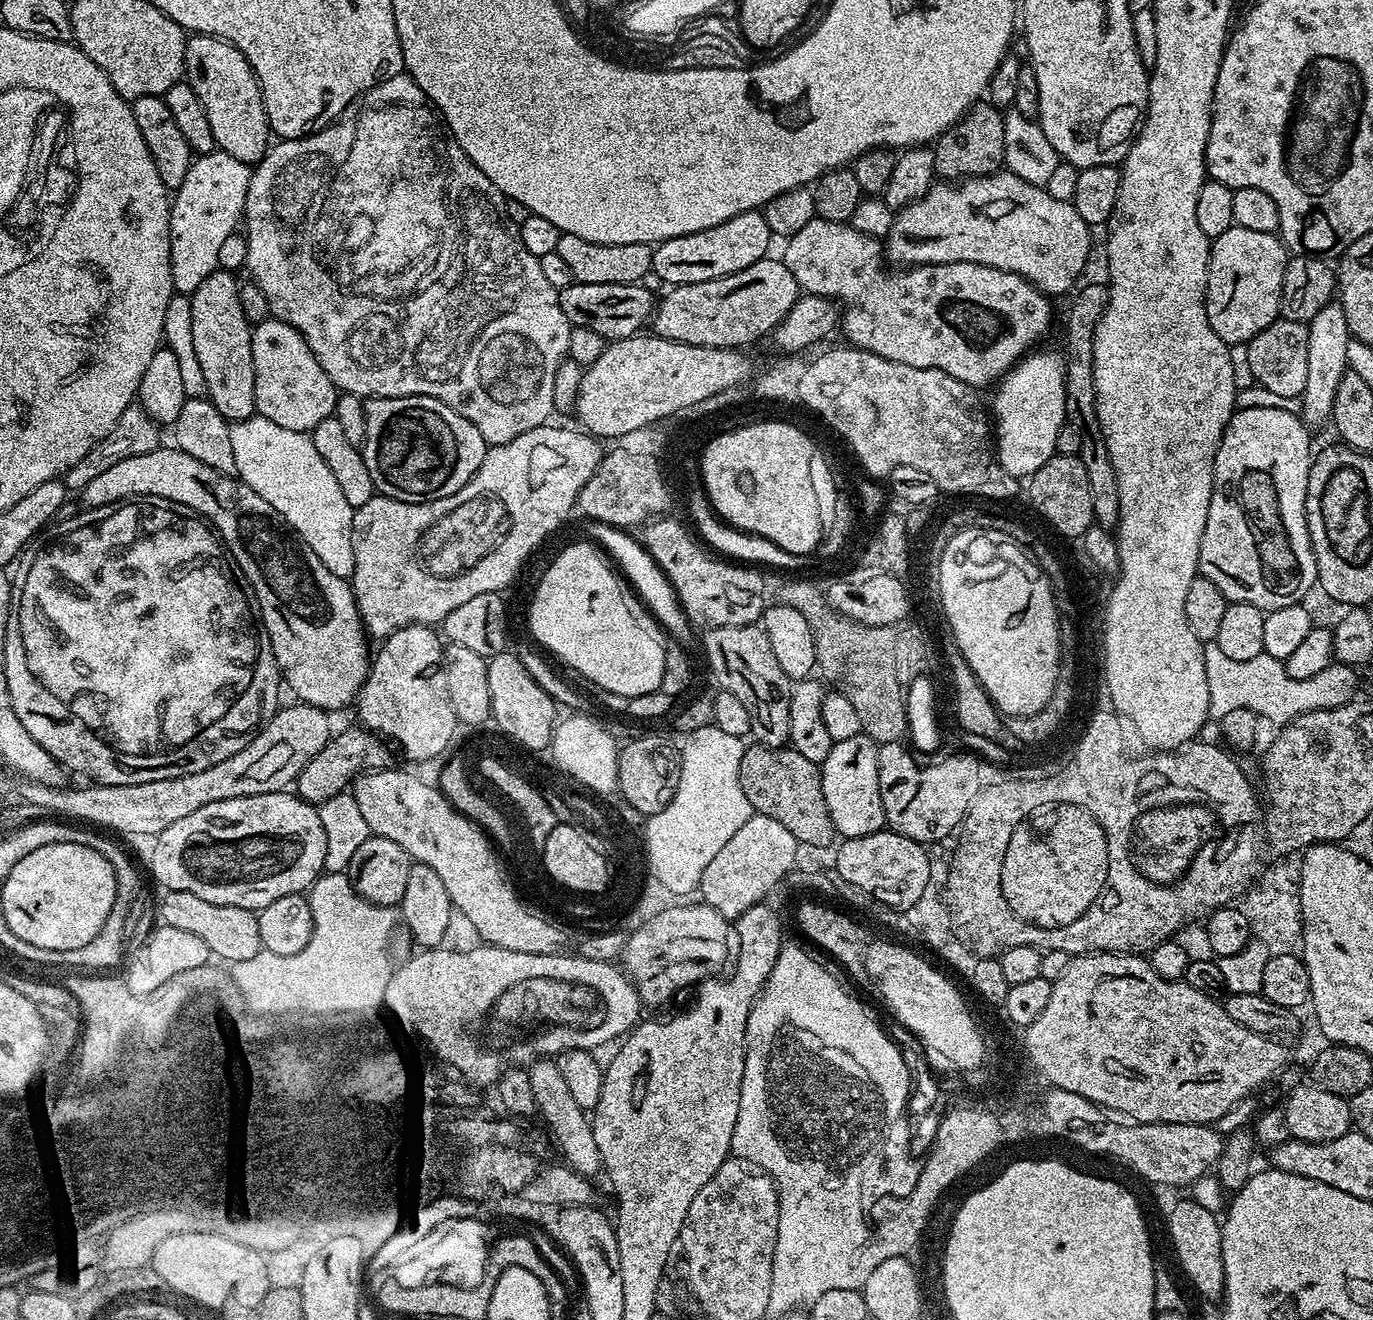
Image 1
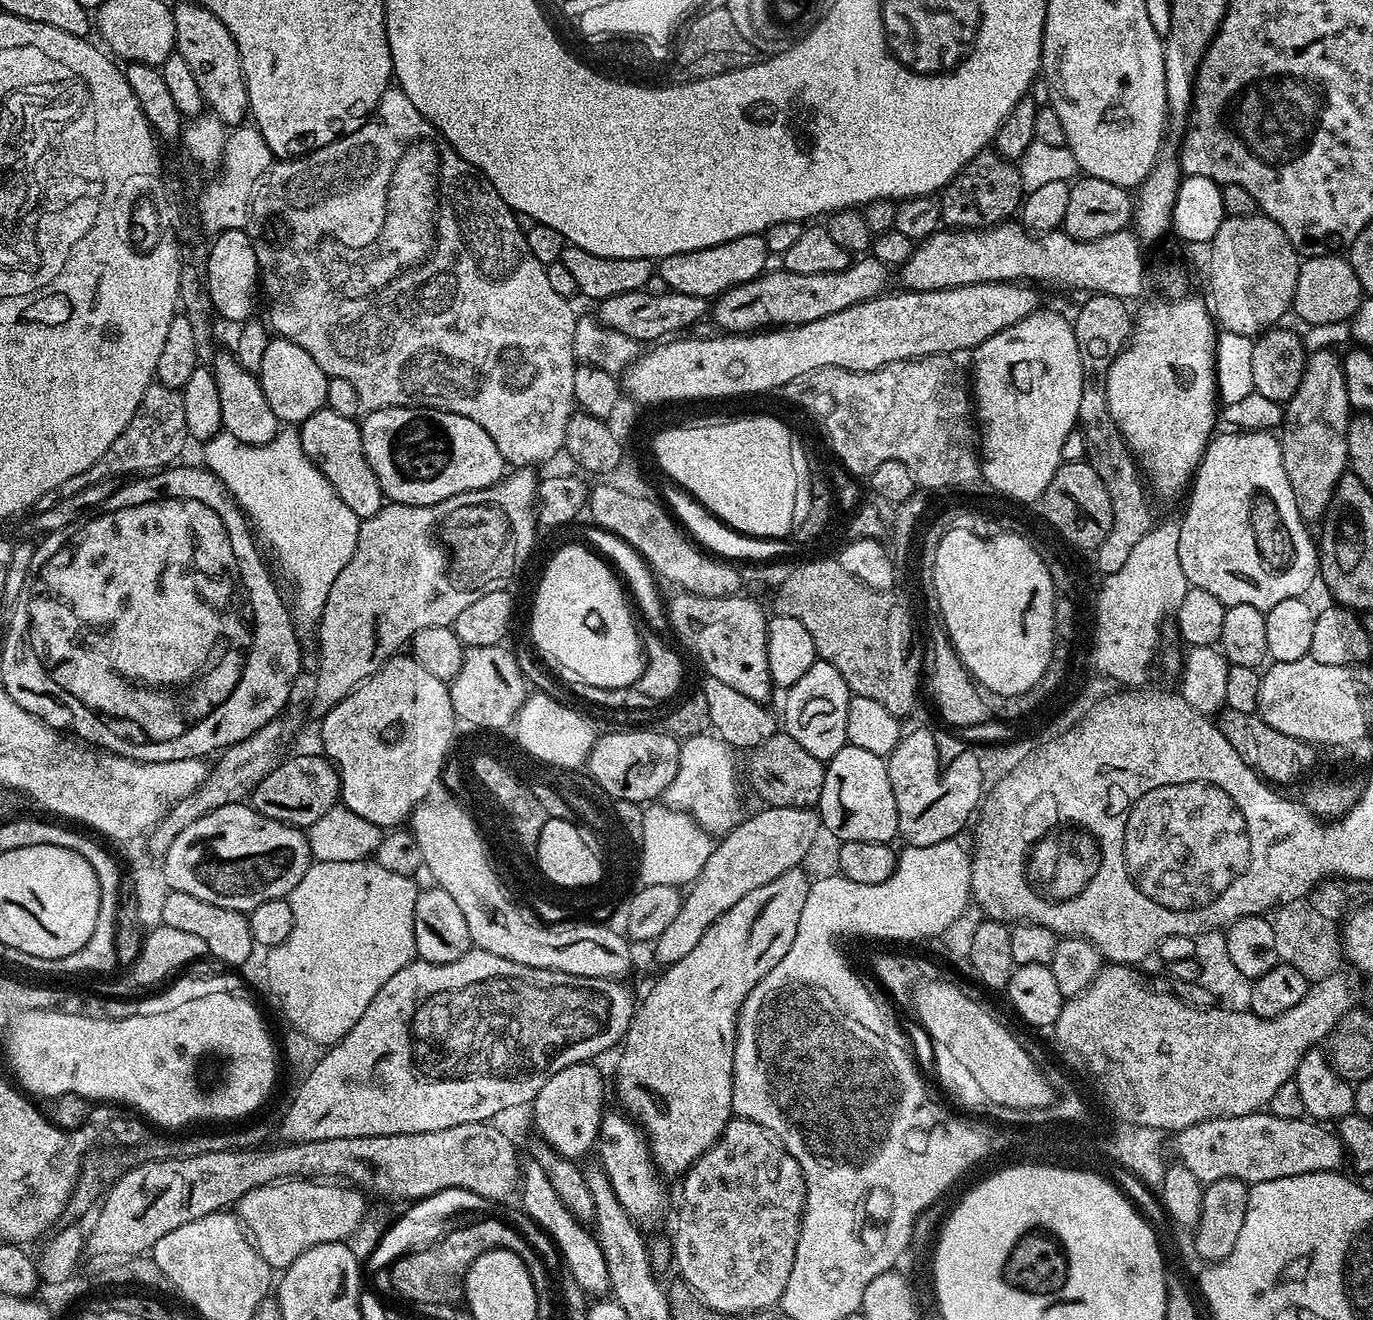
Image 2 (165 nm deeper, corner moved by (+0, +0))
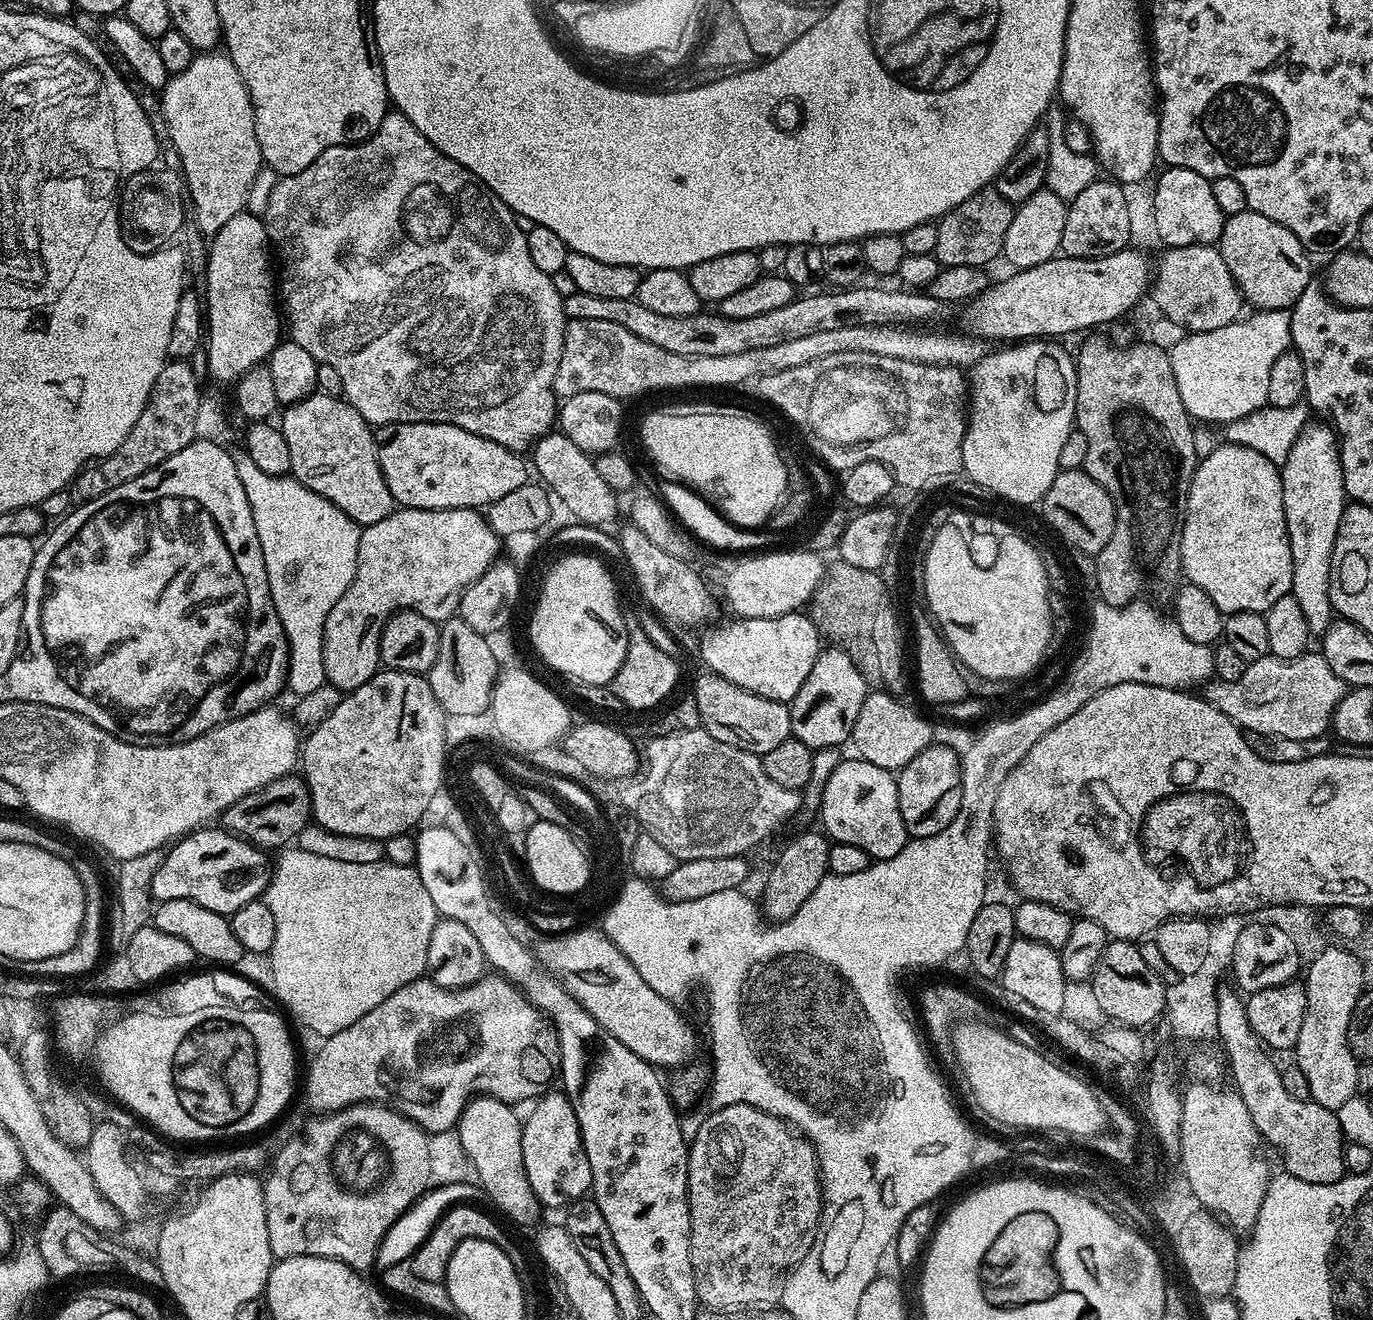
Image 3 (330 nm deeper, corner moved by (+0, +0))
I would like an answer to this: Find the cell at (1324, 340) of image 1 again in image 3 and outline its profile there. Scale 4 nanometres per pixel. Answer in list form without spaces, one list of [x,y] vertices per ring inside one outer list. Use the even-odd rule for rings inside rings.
[[[1306,423],[1298,438],[1294,438],[1294,446],[1290,446],[1290,454],[1280,468],[1282,502],[1292,555],[1290,594],[1302,608],[1306,626],[1316,638],[1323,637],[1334,619],[1328,591],[1332,585],[1334,542],[1338,538],[1338,526],[1346,503],[1338,437],[1327,423],[1324,424]]]

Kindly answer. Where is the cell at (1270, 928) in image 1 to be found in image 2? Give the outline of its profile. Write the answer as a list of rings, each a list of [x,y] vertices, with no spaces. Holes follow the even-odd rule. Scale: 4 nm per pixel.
[[[1293,902],[1275,909],[1271,917],[1274,946],[1278,946],[1280,960],[1302,970],[1309,982],[1326,978],[1338,971],[1342,964],[1342,936],[1337,925],[1311,908],[1307,902]]]

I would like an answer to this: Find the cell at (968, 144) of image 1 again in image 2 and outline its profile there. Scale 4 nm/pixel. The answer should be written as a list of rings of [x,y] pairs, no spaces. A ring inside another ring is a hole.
[[[985,150],[979,152],[939,193],[940,218],[952,230],[992,228],[996,224],[1011,221],[1019,213],[1025,195],[1019,167],[1011,161],[1004,160],[996,151]]]

